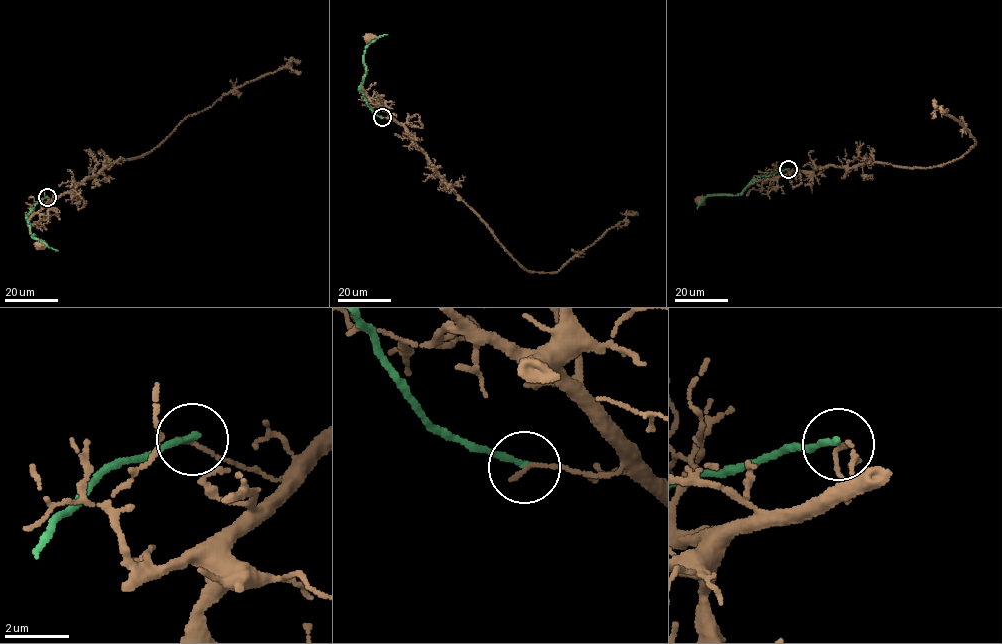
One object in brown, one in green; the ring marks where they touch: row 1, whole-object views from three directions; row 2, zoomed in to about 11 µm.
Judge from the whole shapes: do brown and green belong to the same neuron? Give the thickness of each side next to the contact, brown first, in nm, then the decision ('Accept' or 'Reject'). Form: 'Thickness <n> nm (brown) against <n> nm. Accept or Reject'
Thickness 150 nm (brown) against 200 nm. Reject

